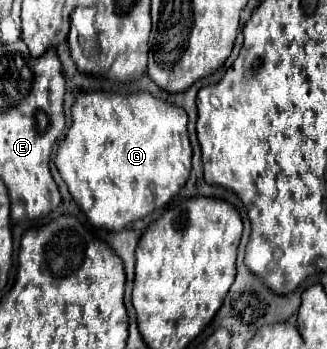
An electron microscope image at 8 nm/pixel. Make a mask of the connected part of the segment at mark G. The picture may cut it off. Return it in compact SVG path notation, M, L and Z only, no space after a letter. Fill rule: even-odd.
M99 90L81 92L71 106L71 126L69 126L69 130L55 154L55 166L57 166L59 174L63 176L73 200L87 214L87 218L93 226L107 228L107 230L121 230L129 222L135 222L135 220L147 216L149 212L153 212L155 208L165 206L185 186L189 172L191 172L191 142L189 142L189 134L187 134L187 112L175 104L169 104L169 102L149 94L149 92L137 92L137 94L115 94L115 92L99 92Z

